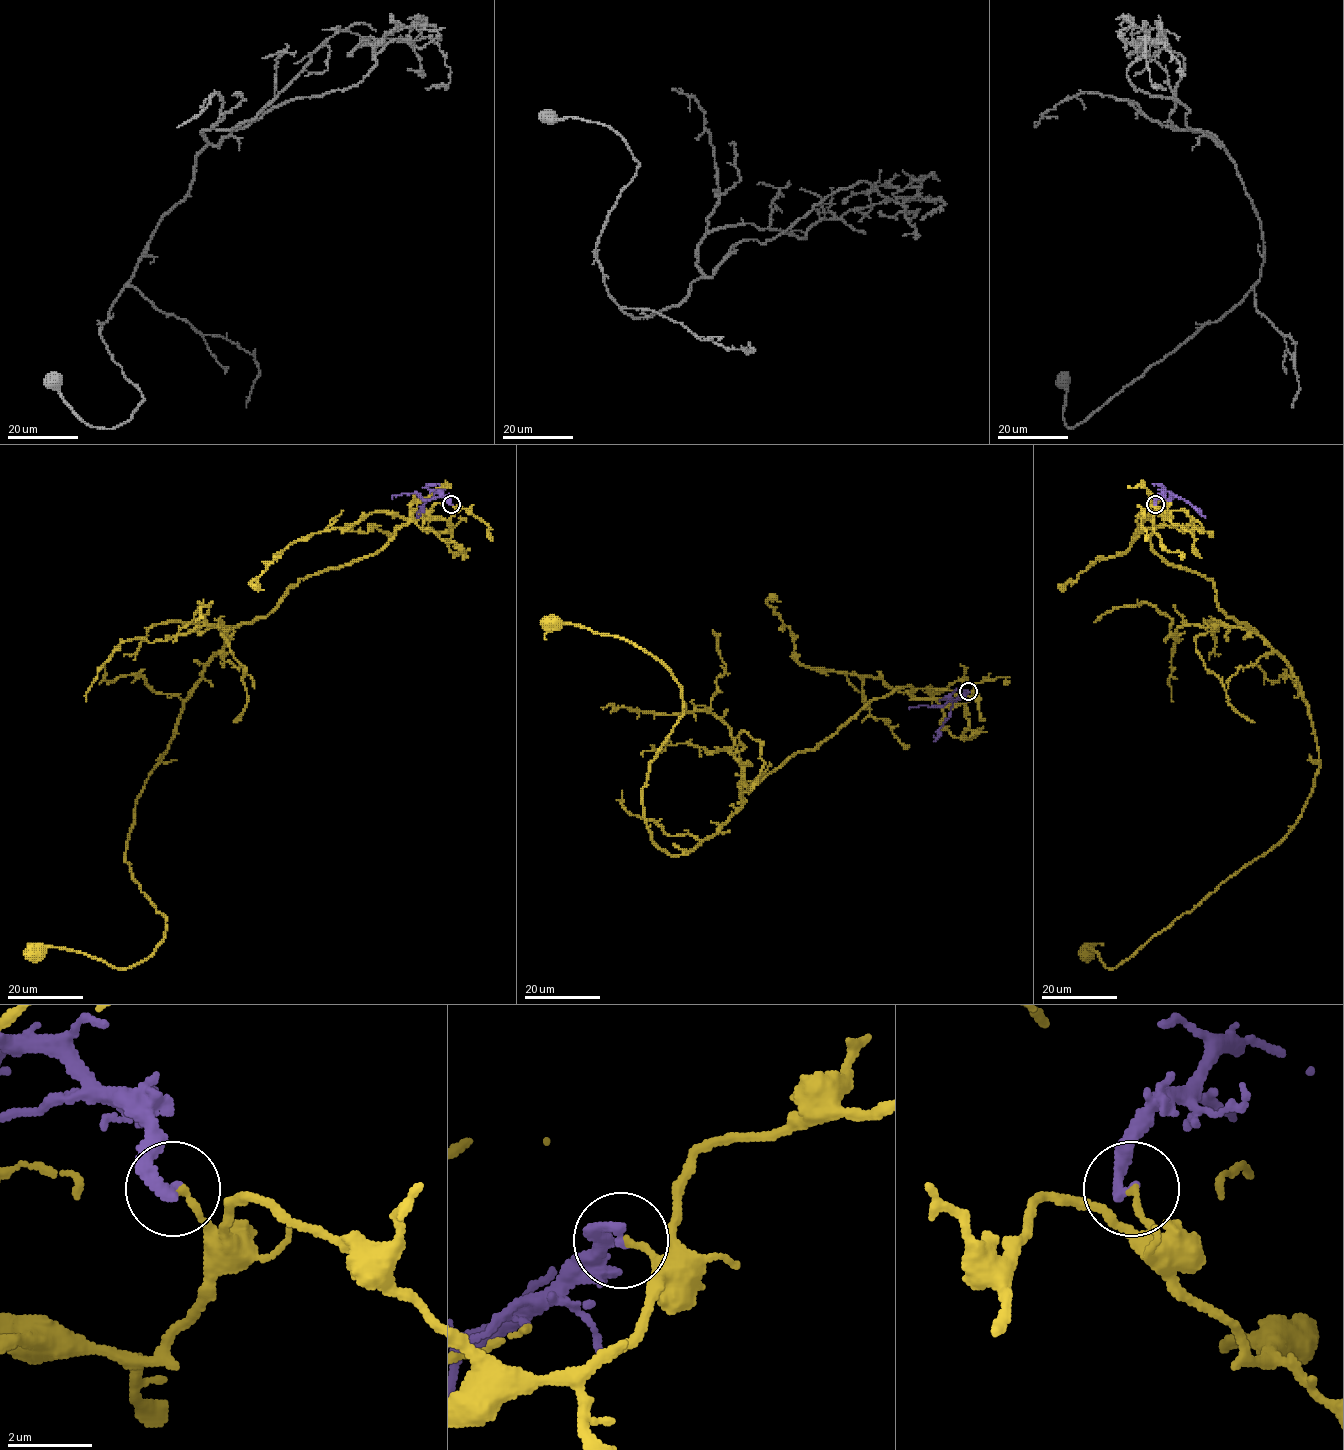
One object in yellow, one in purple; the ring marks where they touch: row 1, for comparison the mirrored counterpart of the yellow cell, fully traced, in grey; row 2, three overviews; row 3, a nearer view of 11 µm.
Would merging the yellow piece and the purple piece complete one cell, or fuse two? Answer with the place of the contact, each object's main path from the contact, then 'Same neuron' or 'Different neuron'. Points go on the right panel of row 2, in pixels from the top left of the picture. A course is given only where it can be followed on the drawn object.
Place: (1155, 504). Course of yellow: (1155, 504), (1171, 513), (1151, 548), (1290, 667), (1319, 770), (1265, 853), (1114, 968), (1088, 952). Course of purple: (1155, 504), (1154, 500), (1166, 492), (1180, 496), (1206, 517). Different neuron

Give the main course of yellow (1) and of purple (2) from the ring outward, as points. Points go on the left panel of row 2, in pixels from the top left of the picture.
1: (451, 504), (225, 634), (128, 838), (166, 918), (150, 955), (32, 952)
2: (451, 504), (436, 492), (416, 517)

